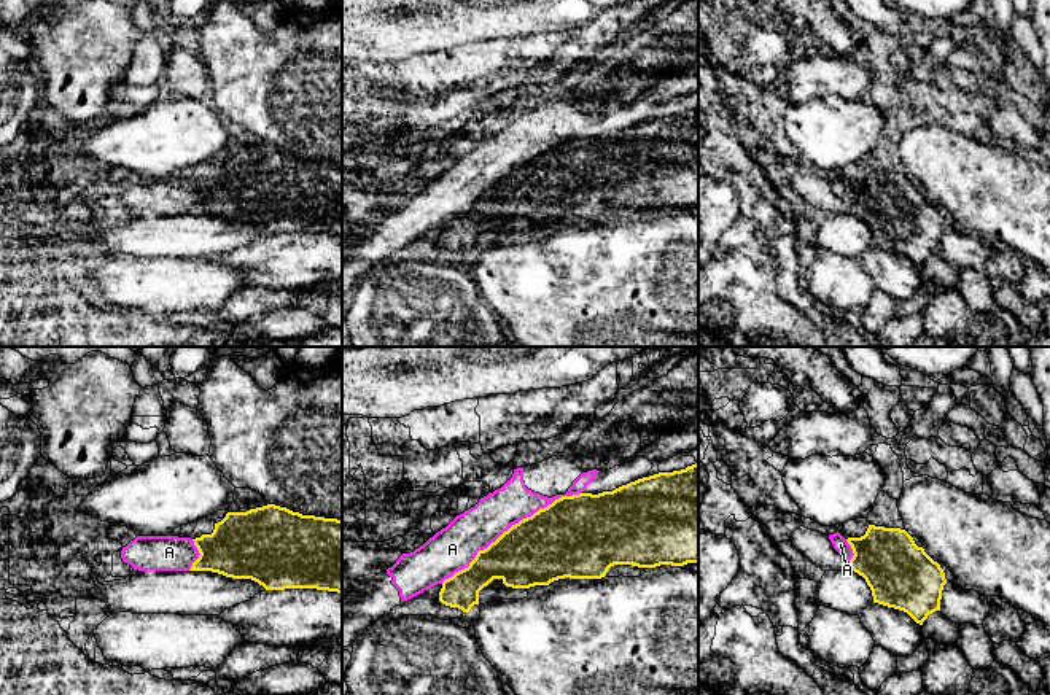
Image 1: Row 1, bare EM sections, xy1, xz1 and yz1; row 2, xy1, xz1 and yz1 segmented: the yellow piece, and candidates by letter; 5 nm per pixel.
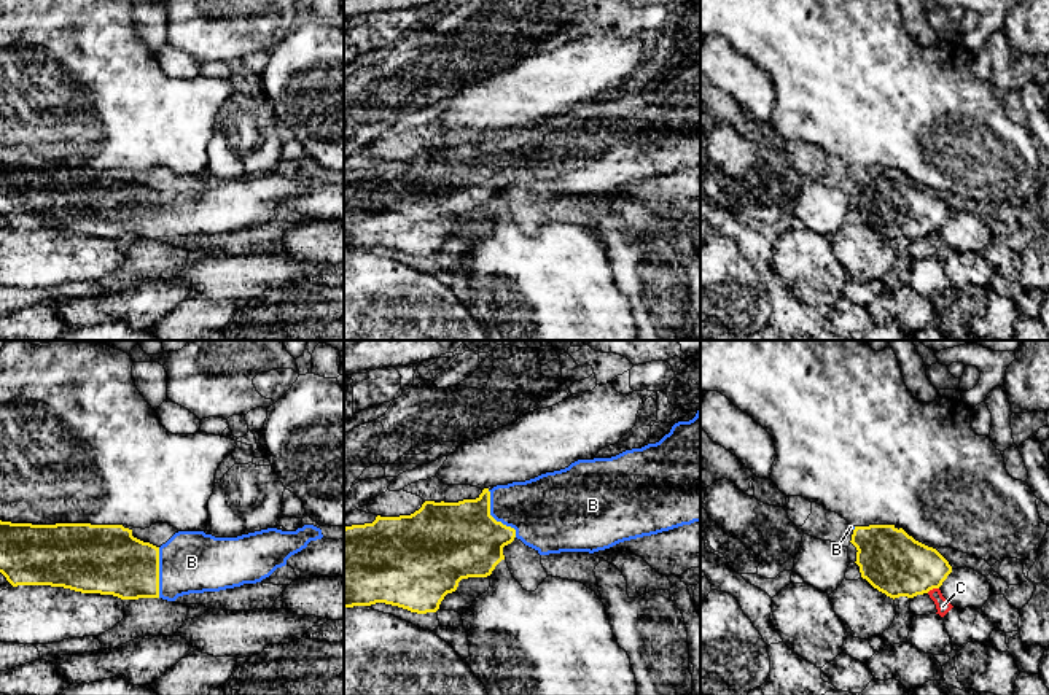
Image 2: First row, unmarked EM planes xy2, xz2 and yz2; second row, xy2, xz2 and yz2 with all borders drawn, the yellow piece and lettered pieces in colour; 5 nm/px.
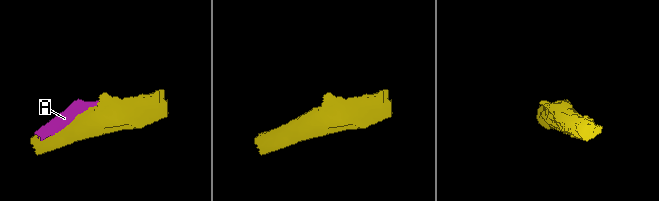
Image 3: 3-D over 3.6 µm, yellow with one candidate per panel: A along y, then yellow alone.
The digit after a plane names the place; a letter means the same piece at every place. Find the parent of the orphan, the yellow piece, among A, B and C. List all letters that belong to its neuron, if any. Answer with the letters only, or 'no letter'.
B

